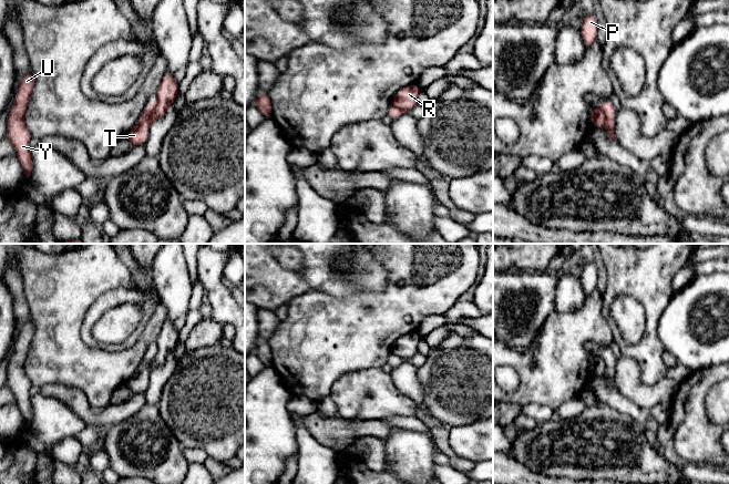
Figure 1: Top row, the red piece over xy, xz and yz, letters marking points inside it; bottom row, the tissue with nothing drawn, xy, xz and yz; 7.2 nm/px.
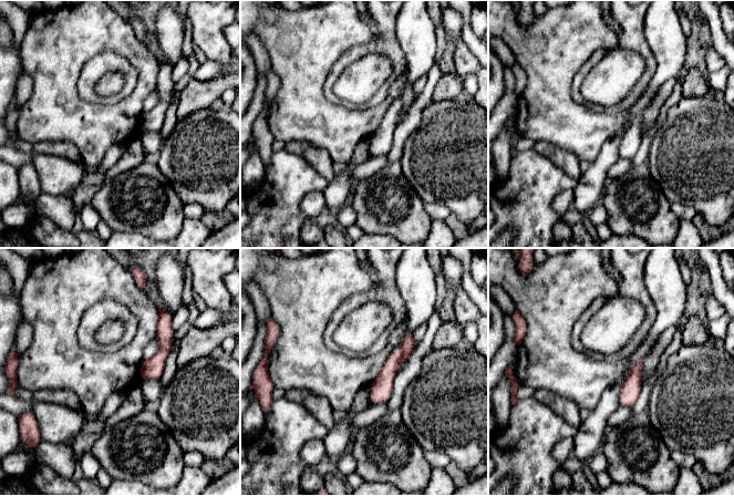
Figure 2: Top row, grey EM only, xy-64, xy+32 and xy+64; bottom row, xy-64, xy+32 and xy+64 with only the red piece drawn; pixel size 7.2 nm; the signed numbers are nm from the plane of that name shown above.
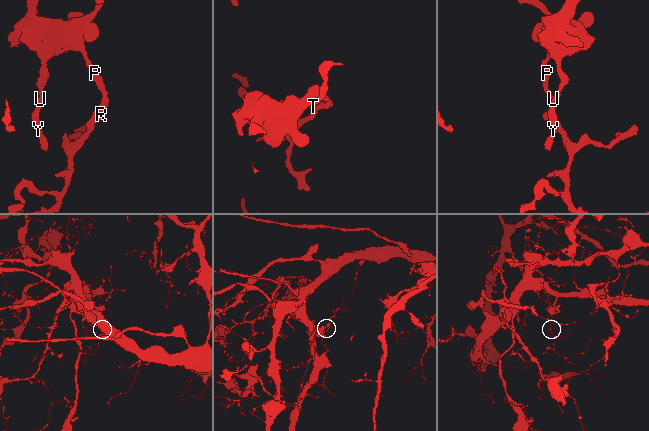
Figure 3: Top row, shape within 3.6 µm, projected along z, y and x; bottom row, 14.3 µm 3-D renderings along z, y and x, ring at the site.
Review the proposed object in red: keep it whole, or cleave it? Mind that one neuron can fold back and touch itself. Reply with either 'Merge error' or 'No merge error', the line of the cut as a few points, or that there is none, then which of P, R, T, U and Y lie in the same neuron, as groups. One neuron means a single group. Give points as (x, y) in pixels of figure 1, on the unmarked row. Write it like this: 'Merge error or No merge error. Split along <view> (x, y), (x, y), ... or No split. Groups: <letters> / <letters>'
Merge error. Split along yz (599, 354), (604, 361), (604, 373). Groups: P R U Y / T

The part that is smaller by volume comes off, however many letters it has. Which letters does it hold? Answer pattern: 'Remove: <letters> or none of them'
Remove: T

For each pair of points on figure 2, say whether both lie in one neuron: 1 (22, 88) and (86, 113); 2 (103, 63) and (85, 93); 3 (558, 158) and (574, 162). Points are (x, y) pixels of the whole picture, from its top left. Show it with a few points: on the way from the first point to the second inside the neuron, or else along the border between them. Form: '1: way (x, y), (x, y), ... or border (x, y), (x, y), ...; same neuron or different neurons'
1: border (24, 70), (31, 79), (32, 92), (19, 110); different neurons
2: way (95, 71), (88, 79), (86, 85); same neuron
3: way (561, 158), (570, 162); same neuron

